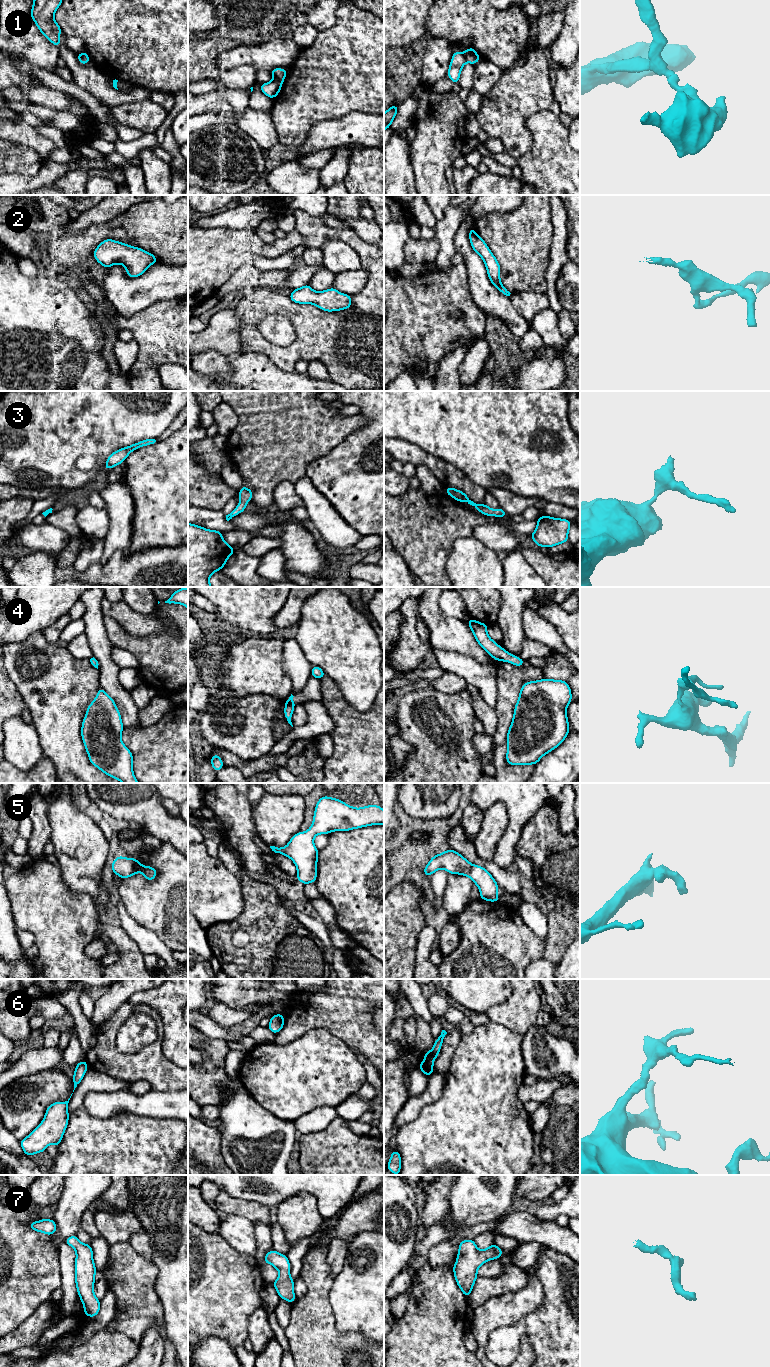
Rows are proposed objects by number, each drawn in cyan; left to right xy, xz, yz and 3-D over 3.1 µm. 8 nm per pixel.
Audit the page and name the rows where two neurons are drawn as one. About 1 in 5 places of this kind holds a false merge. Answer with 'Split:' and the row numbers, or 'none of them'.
Split: 1

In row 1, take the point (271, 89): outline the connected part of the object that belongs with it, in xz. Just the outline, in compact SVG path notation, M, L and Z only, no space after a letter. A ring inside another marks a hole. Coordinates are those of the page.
M273 79L268 83L263 83L260 85L261 91L269 98L274 99L280 92L282 87L282 81Z

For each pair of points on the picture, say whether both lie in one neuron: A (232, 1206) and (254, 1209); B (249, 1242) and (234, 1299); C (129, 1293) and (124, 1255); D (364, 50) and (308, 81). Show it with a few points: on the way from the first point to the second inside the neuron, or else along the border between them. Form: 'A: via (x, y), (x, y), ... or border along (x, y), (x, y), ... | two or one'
A: via (237, 1207), (249, 1209) | one
B: border along (226, 1241), (236, 1250), (254, 1256) | two
C: via (129, 1284), (126, 1264) | one
D: via (350, 64), (342, 72), (326, 81), (322, 81) | one

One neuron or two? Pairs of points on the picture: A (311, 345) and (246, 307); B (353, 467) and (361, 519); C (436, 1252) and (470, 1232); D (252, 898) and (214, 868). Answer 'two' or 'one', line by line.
A: one
B: one
C: one
D: two

